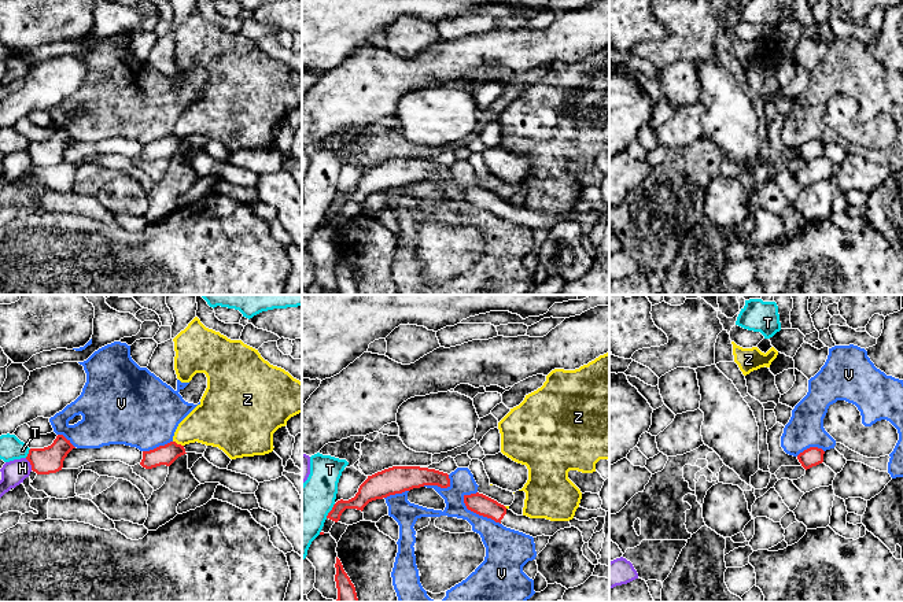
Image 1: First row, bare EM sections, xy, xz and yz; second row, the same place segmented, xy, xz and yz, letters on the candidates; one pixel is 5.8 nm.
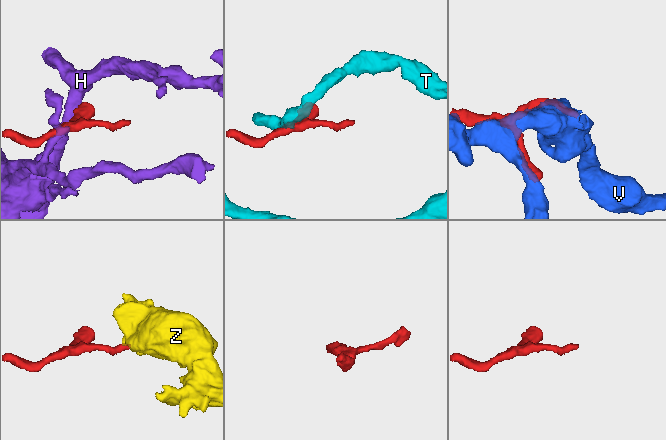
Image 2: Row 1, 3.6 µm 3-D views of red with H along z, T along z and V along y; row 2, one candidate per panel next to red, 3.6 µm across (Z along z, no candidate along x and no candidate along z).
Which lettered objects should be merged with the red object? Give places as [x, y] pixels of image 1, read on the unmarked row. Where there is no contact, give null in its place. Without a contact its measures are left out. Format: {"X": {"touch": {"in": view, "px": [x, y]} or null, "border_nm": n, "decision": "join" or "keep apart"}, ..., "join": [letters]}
{"H": {"touch": {"in": "xy", "px": [30, 157]}, "border_nm": 80, "decision": "keep apart"}, "T": {"touch": {"in": "xz", "px": [331, 203]}, "border_nm": 110, "decision": "keep apart"}, "V": {"touch": {"in": "xz", "px": [478, 206]}, "border_nm": 280, "decision": "keep apart"}, "Z": {"touch": {"in": "xy", "px": [179, 137]}, "border_nm": 70, "decision": "keep apart"}, "join": []}

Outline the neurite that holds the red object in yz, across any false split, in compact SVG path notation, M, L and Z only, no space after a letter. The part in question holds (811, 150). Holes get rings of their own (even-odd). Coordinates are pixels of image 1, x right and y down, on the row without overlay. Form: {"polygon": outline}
{"polygon": "M810 140L797 148L799 155L807 163L823 155L825 144L818 140Z"}

